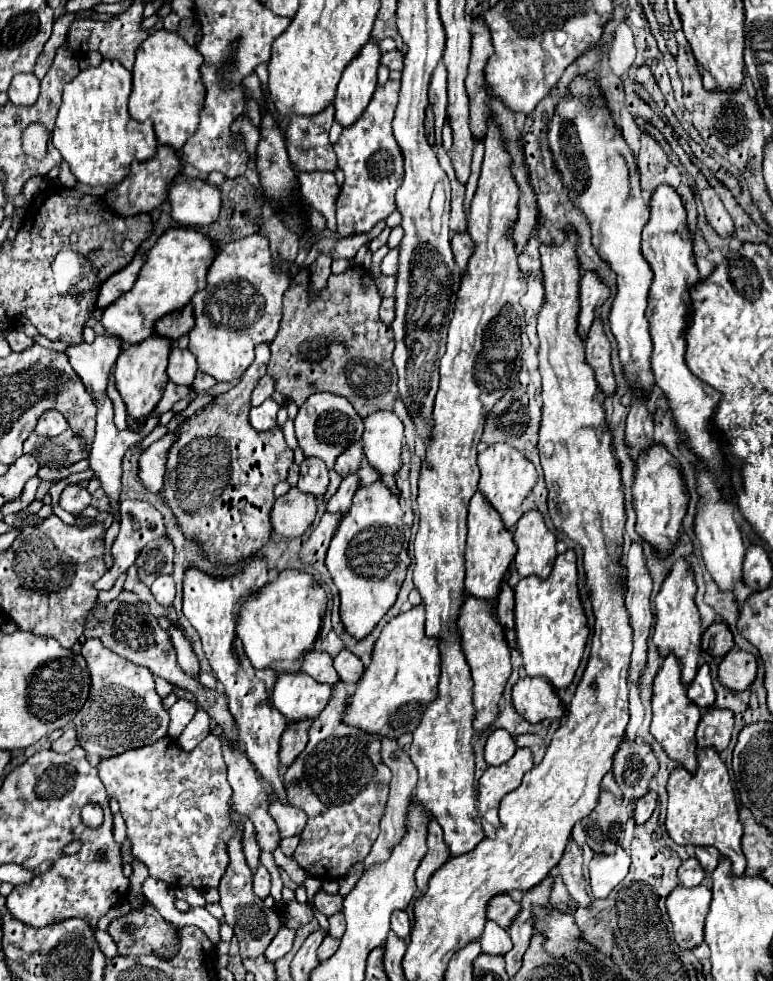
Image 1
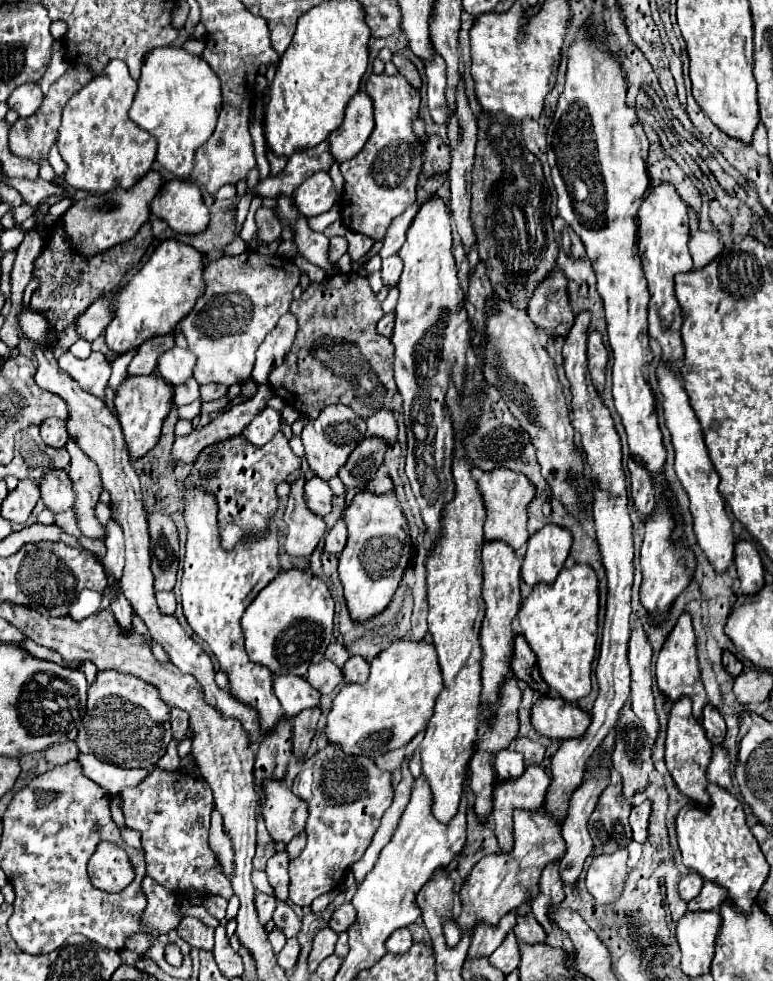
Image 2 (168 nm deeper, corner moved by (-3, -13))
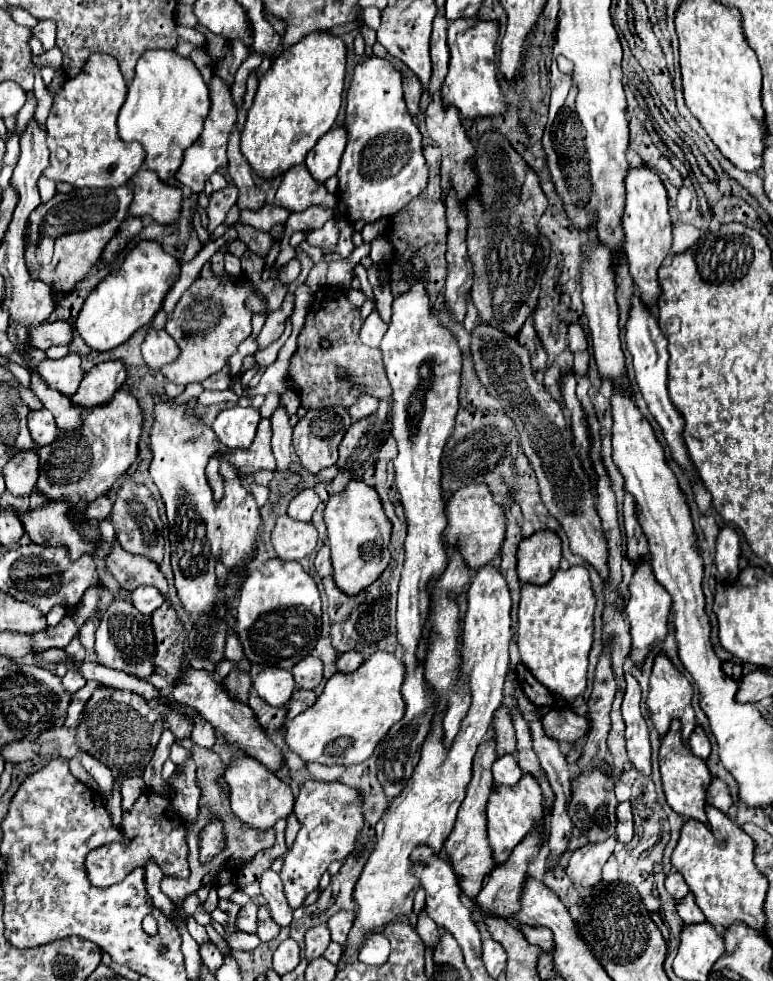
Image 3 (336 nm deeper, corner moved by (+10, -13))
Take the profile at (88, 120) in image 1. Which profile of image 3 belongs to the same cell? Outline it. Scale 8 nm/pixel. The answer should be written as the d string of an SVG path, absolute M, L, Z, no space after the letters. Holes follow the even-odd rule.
M91 55L85 67L81 69L81 73L69 79L53 99L53 107L47 119L47 145L51 151L51 163L43 171L43 175L55 183L65 181L77 189L125 185L141 169L145 159L141 143L135 141L125 143L117 133L117 113L125 101L125 95L127 95L127 85L117 67L117 59L113 59L111 55Z

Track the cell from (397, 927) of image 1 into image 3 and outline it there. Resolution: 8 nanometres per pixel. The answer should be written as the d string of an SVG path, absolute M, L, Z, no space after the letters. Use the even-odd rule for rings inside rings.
M377 931L377 933L373 933L373 935L365 941L365 945L361 947L361 951L359 951L359 961L361 961L361 963L367 963L367 965L381 965L381 963L385 963L385 959L389 957L389 951L391 951L389 939L387 939L381 931Z

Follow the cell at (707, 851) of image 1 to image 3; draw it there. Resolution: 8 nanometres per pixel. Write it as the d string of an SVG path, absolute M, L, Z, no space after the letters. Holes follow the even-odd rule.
M691 893L677 903L677 913L685 923L701 923L701 921L705 921L705 915L701 913L701 909L695 903L695 897Z

